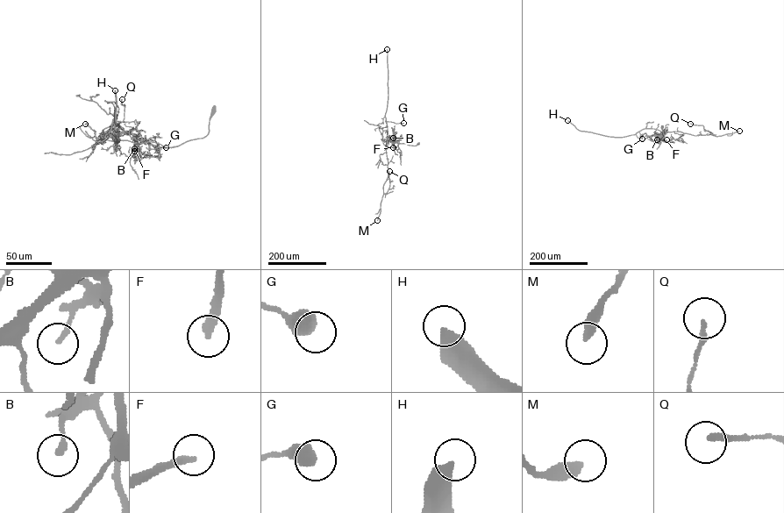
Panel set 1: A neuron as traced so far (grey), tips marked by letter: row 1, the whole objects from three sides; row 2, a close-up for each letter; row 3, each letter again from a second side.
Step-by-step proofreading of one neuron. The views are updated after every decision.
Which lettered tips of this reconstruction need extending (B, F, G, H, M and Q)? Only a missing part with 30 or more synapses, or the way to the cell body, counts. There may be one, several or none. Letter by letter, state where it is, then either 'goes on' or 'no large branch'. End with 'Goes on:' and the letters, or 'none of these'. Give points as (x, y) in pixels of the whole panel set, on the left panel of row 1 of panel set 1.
B: (134, 148) | no large branch
F: (134, 151) | goes on
G: (166, 147) | no large branch
H: (115, 90) | goes on
M: (85, 124) | no large branch
Q: (122, 99) | no large branch
Goes on: F, H

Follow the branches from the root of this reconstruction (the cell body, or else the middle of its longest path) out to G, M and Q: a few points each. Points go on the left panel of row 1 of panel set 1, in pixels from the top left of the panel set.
G: (214, 109), (206, 136), (168, 147), (119, 131), (115, 115), (110, 131), (117, 139), (166, 147)
M: (214, 109), (206, 136), (172, 147), (113, 125), (103, 131), (117, 124), (117, 137), (97, 138), (85, 124)
Q: (214, 109), (206, 136), (163, 147), (103, 131), (117, 124), (117, 137), (103, 135), (123, 121), (122, 99)

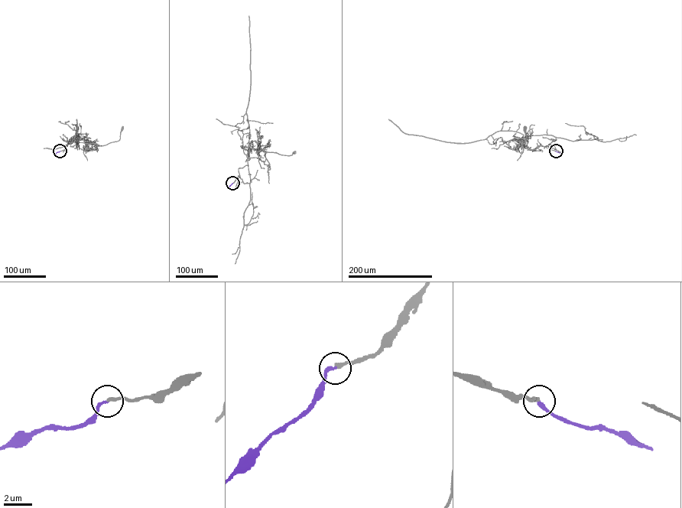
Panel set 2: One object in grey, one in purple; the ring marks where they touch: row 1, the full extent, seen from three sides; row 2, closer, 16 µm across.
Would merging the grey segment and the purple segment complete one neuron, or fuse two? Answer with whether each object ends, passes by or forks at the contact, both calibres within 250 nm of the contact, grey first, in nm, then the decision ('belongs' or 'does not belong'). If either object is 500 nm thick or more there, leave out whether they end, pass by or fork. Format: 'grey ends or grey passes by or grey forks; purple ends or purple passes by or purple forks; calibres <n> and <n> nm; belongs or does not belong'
grey ends; purple ends; calibres 240 and 200 nm; belongs

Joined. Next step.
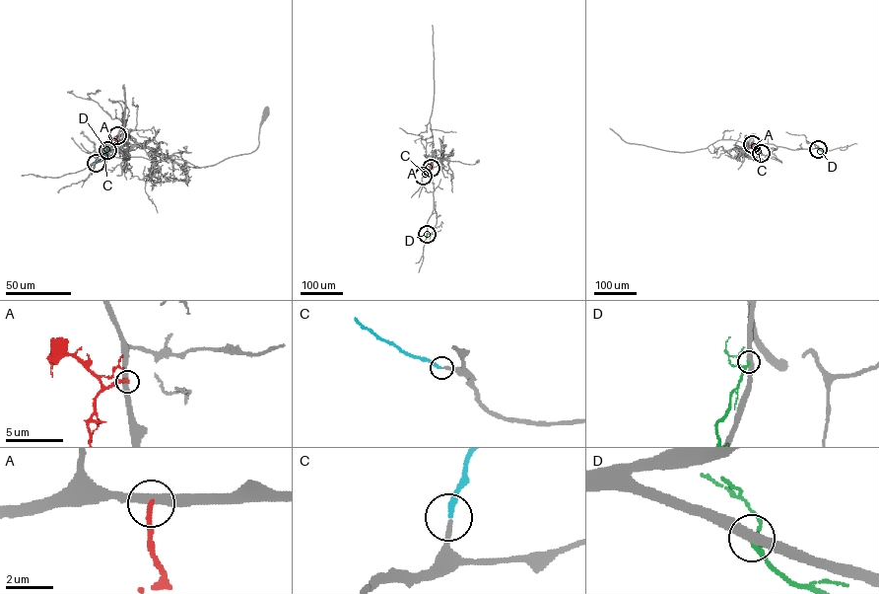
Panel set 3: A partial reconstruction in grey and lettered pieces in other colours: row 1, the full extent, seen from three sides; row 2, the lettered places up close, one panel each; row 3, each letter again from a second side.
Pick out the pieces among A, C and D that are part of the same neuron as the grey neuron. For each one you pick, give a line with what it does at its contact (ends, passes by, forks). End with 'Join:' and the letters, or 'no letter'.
C: it ends there
Join: C

